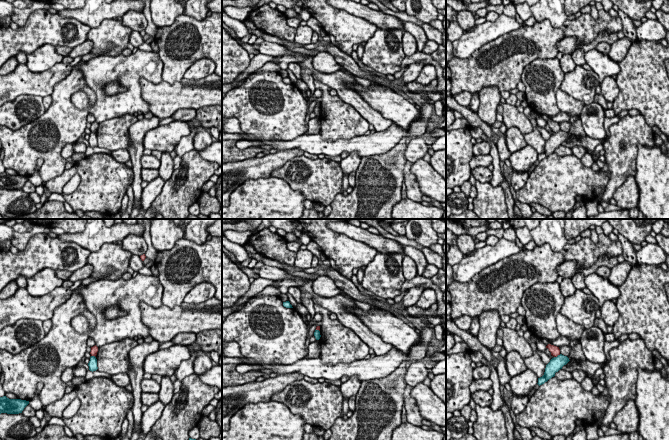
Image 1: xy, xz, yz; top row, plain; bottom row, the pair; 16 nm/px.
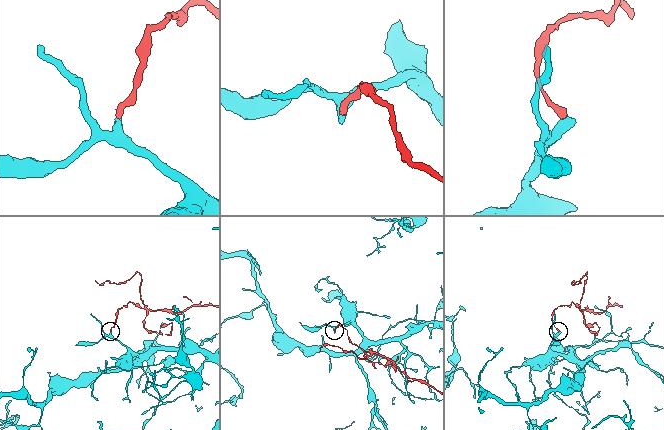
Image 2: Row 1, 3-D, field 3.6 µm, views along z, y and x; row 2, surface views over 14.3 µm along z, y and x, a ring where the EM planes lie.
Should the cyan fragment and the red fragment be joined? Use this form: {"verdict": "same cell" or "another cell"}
{"verdict": "another cell"}

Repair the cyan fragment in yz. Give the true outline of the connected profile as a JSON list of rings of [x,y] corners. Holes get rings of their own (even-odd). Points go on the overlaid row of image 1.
[[[562,354],[554,357],[550,360],[550,362],[546,365],[544,375],[538,378],[538,385],[542,385],[547,382],[549,379],[555,376],[555,373],[558,372],[564,365],[569,362],[569,358]]]

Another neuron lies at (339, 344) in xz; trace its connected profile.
[[[314,304],[316,313],[322,315],[320,326],[320,358],[324,364],[351,363],[364,359],[369,347],[349,328],[337,319],[331,319],[331,312]]]

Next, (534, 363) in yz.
[[[529,330],[525,331],[523,335],[523,337],[528,341],[528,343],[533,349],[533,355],[531,357],[525,358],[524,363],[527,369],[533,371],[536,376],[540,378],[544,375],[546,365],[543,363],[542,359],[537,353],[536,344],[534,344],[530,340],[531,335],[532,333]]]

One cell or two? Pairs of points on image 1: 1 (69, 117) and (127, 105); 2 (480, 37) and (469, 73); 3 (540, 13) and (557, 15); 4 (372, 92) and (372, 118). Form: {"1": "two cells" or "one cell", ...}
{"1": "two cells", "2": "two cells", "3": "one cell", "4": "two cells"}

